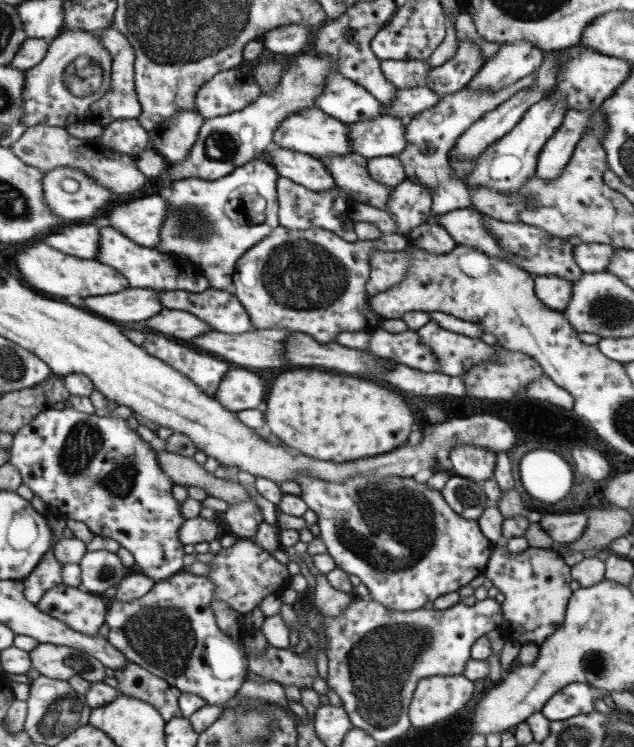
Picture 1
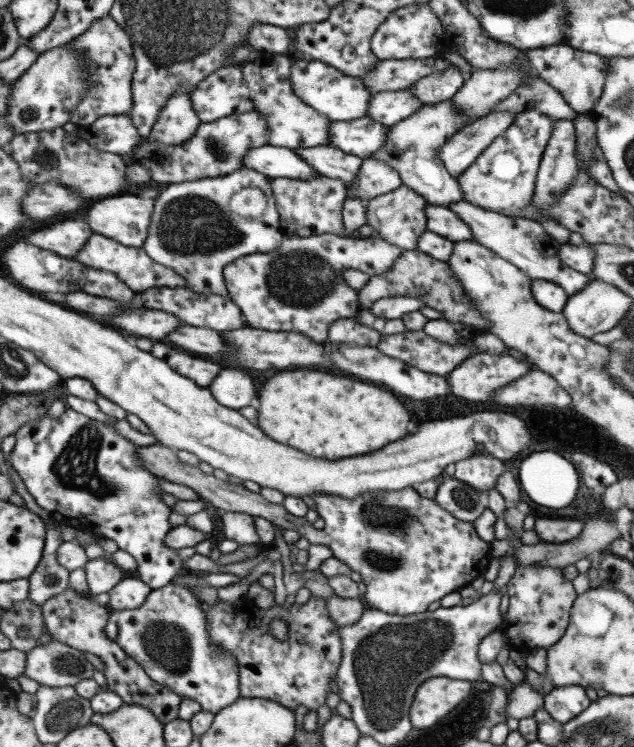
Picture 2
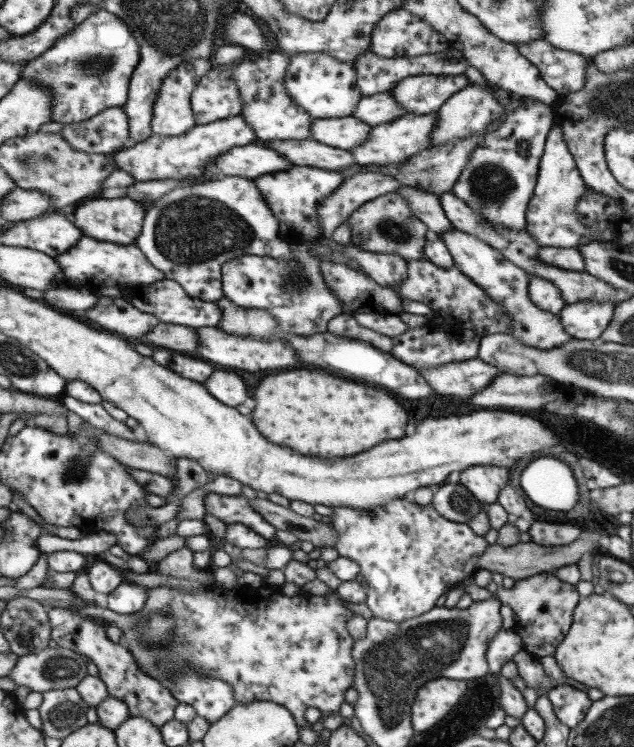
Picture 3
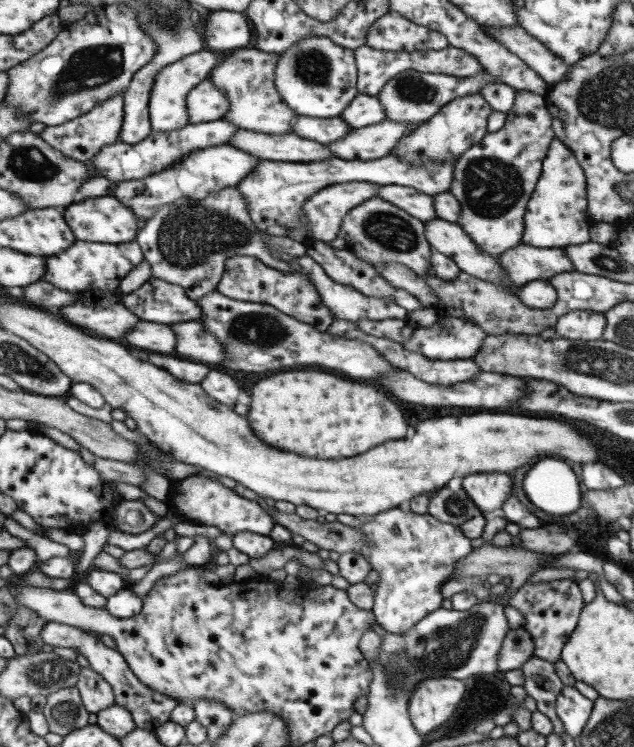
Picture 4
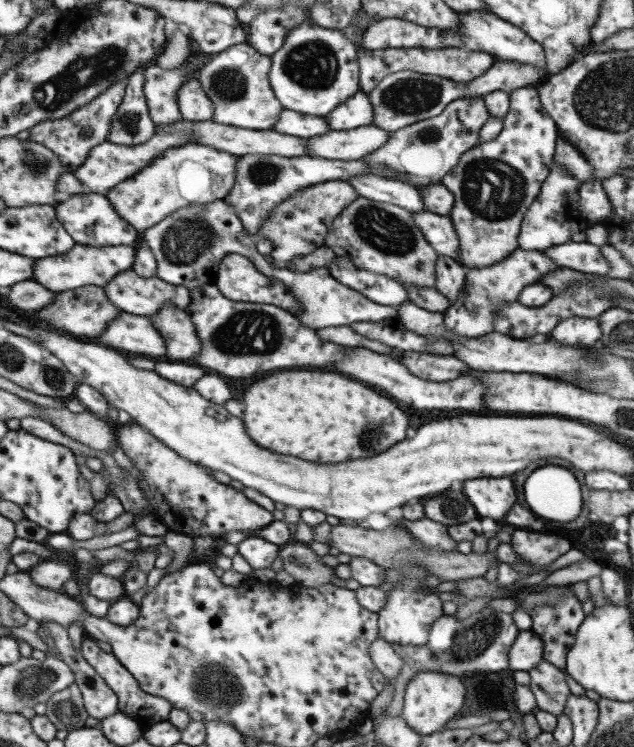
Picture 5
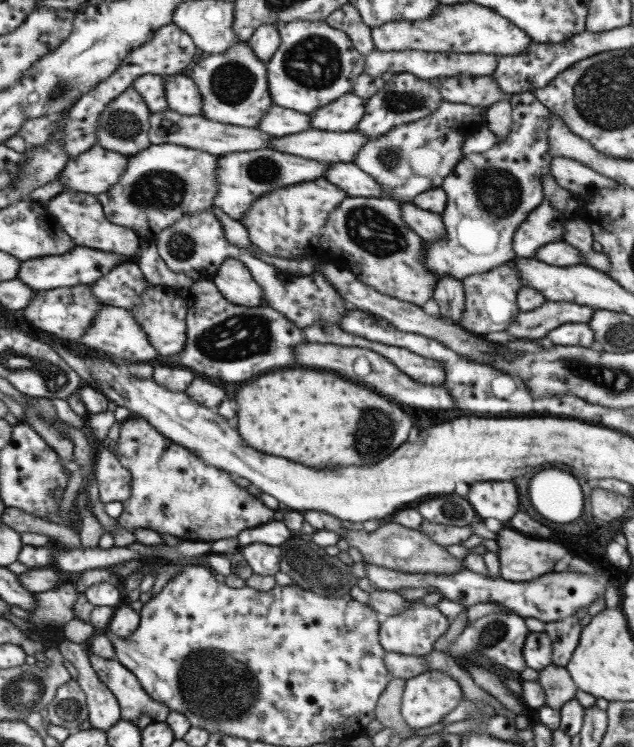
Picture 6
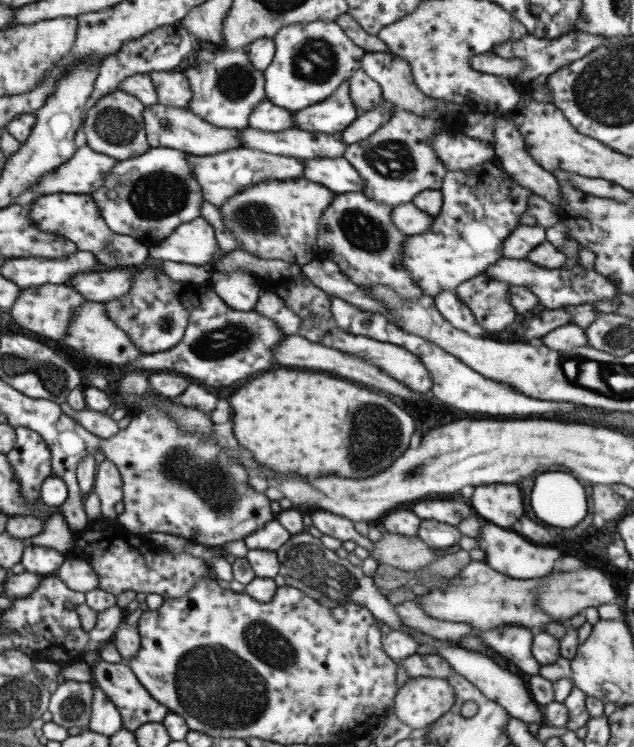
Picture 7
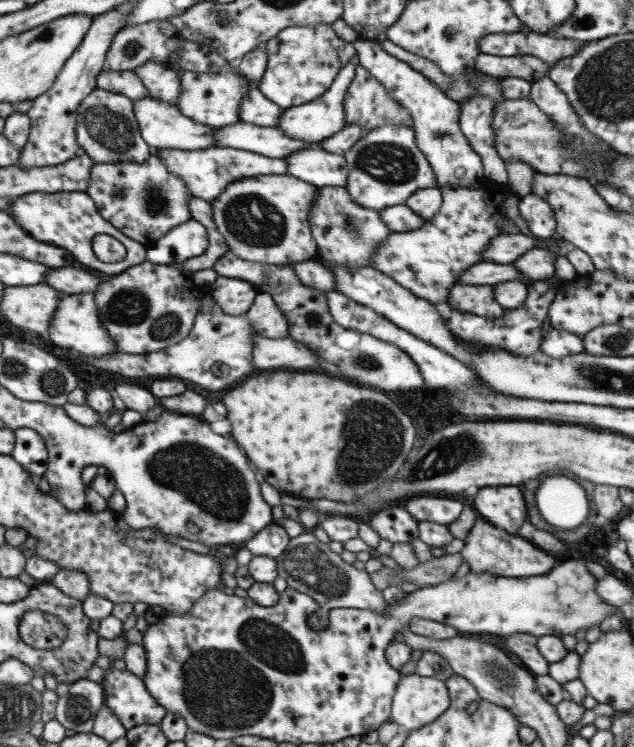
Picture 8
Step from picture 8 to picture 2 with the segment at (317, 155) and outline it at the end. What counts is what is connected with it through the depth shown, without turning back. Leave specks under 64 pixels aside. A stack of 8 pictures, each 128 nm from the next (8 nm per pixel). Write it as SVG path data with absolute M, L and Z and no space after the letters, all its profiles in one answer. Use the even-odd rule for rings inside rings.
M427 202L425 209L427 228L453 242L474 240L472 229L458 217L458 214L444 206L433 206Z

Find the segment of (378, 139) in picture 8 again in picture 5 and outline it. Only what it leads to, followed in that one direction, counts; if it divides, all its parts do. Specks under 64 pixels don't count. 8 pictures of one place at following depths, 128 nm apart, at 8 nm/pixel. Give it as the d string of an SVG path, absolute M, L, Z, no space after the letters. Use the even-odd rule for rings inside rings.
M466 97L454 100L446 105L444 111L438 114L438 116L416 122L395 131L390 135L390 139L384 146L378 148L378 150L362 160L367 162L367 164L375 164L375 166L388 166L391 170L395 170L395 173L406 173L408 182L404 183L408 183L416 187L416 189L422 189L424 186L428 186L428 184L440 183L442 177L458 164L464 153L481 143L479 133L489 117L483 97Z

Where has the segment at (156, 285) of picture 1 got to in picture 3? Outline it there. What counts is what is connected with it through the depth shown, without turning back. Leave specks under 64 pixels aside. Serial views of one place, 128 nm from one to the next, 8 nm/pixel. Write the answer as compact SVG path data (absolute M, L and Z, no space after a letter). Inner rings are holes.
M84 236L74 248L70 248L64 256L58 256L56 260L60 262L60 266L64 266L64 274L70 282L74 282L74 286L82 284L82 274L92 278L92 276L98 276L98 270L100 270L102 284L108 287L124 284L124 287L130 289L140 284L152 284L165 280L165 275L148 261L136 244L122 246L113 242L98 242L94 238Z

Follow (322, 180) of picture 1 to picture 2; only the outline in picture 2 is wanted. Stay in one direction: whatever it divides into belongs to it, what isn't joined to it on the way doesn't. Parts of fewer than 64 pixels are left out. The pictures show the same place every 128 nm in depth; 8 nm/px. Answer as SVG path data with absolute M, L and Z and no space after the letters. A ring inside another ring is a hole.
M268 144L250 150L245 157L243 168L256 170L256 172L264 174L270 179L310 180L310 178L320 176L296 152Z

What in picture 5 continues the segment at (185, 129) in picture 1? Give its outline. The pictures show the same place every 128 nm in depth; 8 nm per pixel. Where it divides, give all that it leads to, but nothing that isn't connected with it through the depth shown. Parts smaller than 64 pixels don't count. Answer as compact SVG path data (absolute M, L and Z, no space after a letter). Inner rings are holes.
M200 53L191 55L184 65L172 69L164 69L158 65L149 64L144 73L144 94L149 108L150 118L156 126L174 124L183 120L178 109L178 90L182 84L198 75L200 66L204 64L206 55Z

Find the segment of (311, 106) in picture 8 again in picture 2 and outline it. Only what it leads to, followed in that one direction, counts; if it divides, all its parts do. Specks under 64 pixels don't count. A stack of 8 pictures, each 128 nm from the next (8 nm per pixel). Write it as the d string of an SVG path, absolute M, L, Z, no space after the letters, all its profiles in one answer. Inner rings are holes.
M409 89L382 91L372 94L367 115L390 127L418 112L422 105L422 101L416 99Z

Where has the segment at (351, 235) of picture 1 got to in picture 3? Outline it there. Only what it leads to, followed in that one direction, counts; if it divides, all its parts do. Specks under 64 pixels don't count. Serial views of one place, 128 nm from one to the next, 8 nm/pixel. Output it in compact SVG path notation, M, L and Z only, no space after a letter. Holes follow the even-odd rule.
M355 164L353 168L339 172L294 165L290 171L264 174L252 179L252 181L256 183L263 200L270 207L270 211L274 213L274 217L278 219L280 238L288 243L298 243L314 241L321 236L322 225L318 221L316 207L321 204L322 200L333 194L344 180L362 171L366 171L366 167L360 167L358 164Z

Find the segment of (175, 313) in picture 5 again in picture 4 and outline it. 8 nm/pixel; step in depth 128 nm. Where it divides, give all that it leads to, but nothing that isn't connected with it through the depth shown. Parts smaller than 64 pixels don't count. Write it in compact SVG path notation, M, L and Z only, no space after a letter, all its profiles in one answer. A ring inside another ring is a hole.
M201 321L178 322L172 324L172 330L176 332L178 346L176 352L180 357L188 356L192 361L210 364L219 364L226 360L224 346L214 340L210 331L205 329Z

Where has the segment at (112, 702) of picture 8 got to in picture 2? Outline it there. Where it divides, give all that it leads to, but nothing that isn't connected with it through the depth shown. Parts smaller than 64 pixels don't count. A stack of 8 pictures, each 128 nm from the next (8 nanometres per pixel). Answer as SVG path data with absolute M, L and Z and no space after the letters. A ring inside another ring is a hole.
M66 589L41 603L43 622L54 641L62 642L84 653L92 653L102 662L105 670L103 673L108 682L104 688L118 694L126 704L138 704L150 709L163 725L176 720L183 698L170 688L161 686L149 678L140 664L127 656L115 641L106 636L105 628L109 619L109 611L108 607L98 605L86 594L78 593L73 589Z

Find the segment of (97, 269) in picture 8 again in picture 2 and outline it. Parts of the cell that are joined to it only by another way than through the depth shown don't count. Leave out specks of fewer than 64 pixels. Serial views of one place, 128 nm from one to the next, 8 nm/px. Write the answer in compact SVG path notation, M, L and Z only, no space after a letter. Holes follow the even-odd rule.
M120 194L94 204L88 210L88 224L94 232L129 247L140 248L148 238L155 200Z

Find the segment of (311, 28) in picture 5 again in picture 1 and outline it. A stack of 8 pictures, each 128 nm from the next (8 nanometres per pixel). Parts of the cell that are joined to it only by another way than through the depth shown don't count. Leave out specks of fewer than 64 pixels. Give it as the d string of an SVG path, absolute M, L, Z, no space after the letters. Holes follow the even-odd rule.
M340 72L330 74L316 107L347 125L382 116L382 104L362 85Z

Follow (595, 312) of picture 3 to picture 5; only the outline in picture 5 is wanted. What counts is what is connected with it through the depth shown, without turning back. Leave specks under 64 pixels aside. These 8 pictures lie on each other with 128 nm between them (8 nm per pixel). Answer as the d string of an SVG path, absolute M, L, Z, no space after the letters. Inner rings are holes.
M570 317L560 321L550 337L567 345L590 347L599 343L602 336L600 321L597 318Z

